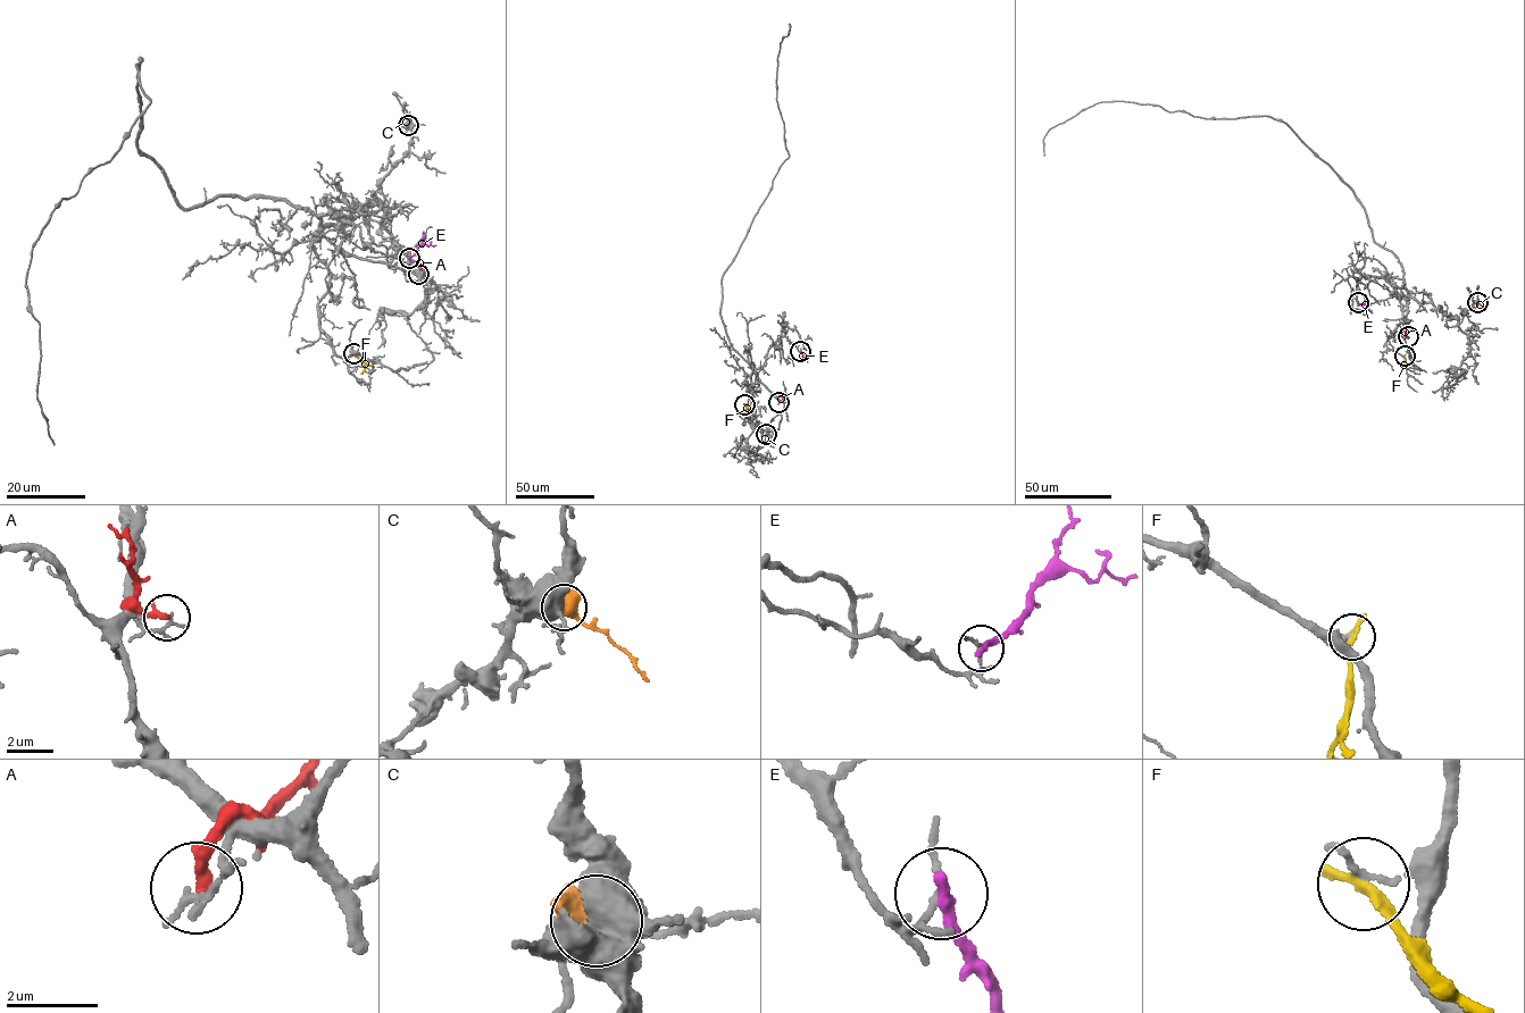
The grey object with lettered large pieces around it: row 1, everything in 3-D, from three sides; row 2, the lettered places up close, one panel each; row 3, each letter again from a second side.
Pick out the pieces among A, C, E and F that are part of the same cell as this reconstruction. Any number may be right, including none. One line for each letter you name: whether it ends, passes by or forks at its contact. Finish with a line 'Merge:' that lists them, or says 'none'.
Merge: none

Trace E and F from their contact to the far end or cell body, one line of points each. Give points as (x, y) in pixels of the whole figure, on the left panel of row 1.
E: (409, 257), (423, 244), (436, 245)
F: (353, 353), (363, 363), (361, 374)

